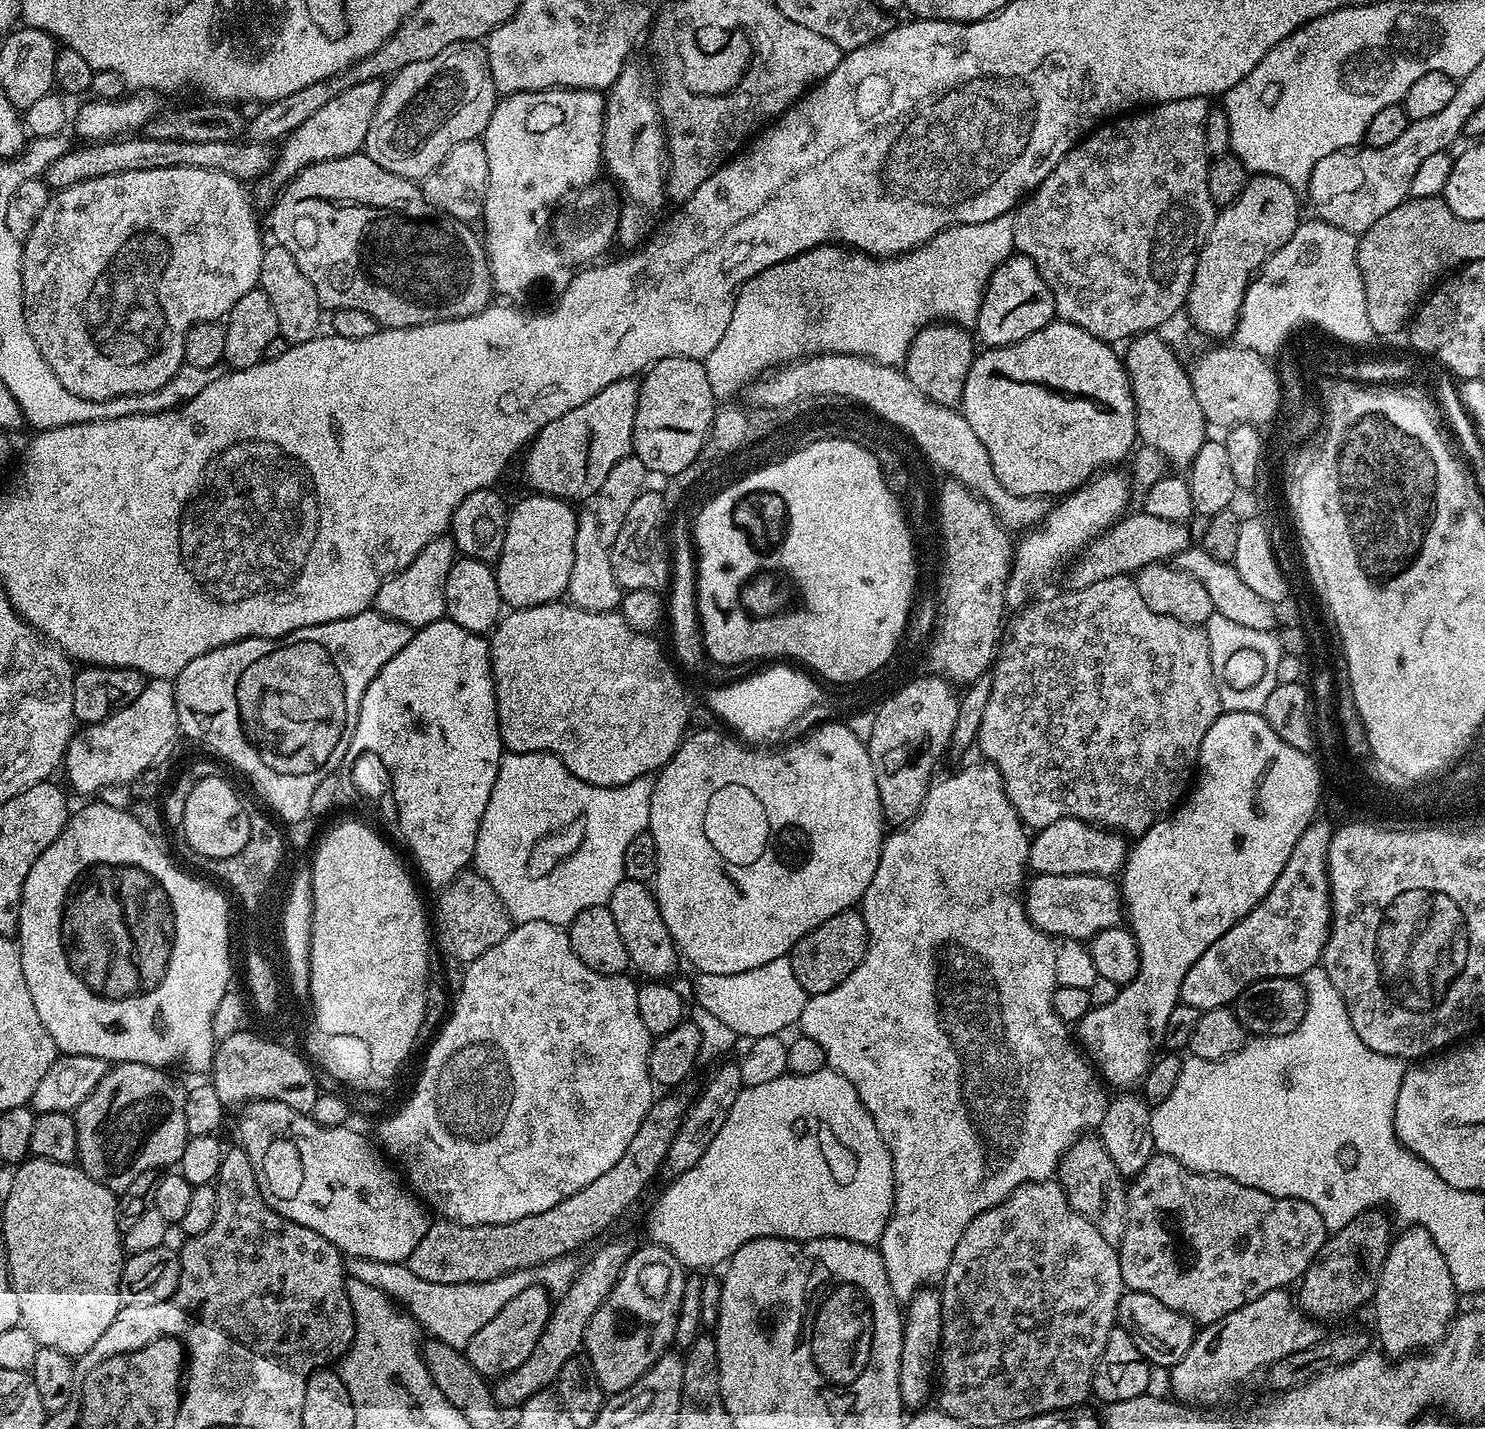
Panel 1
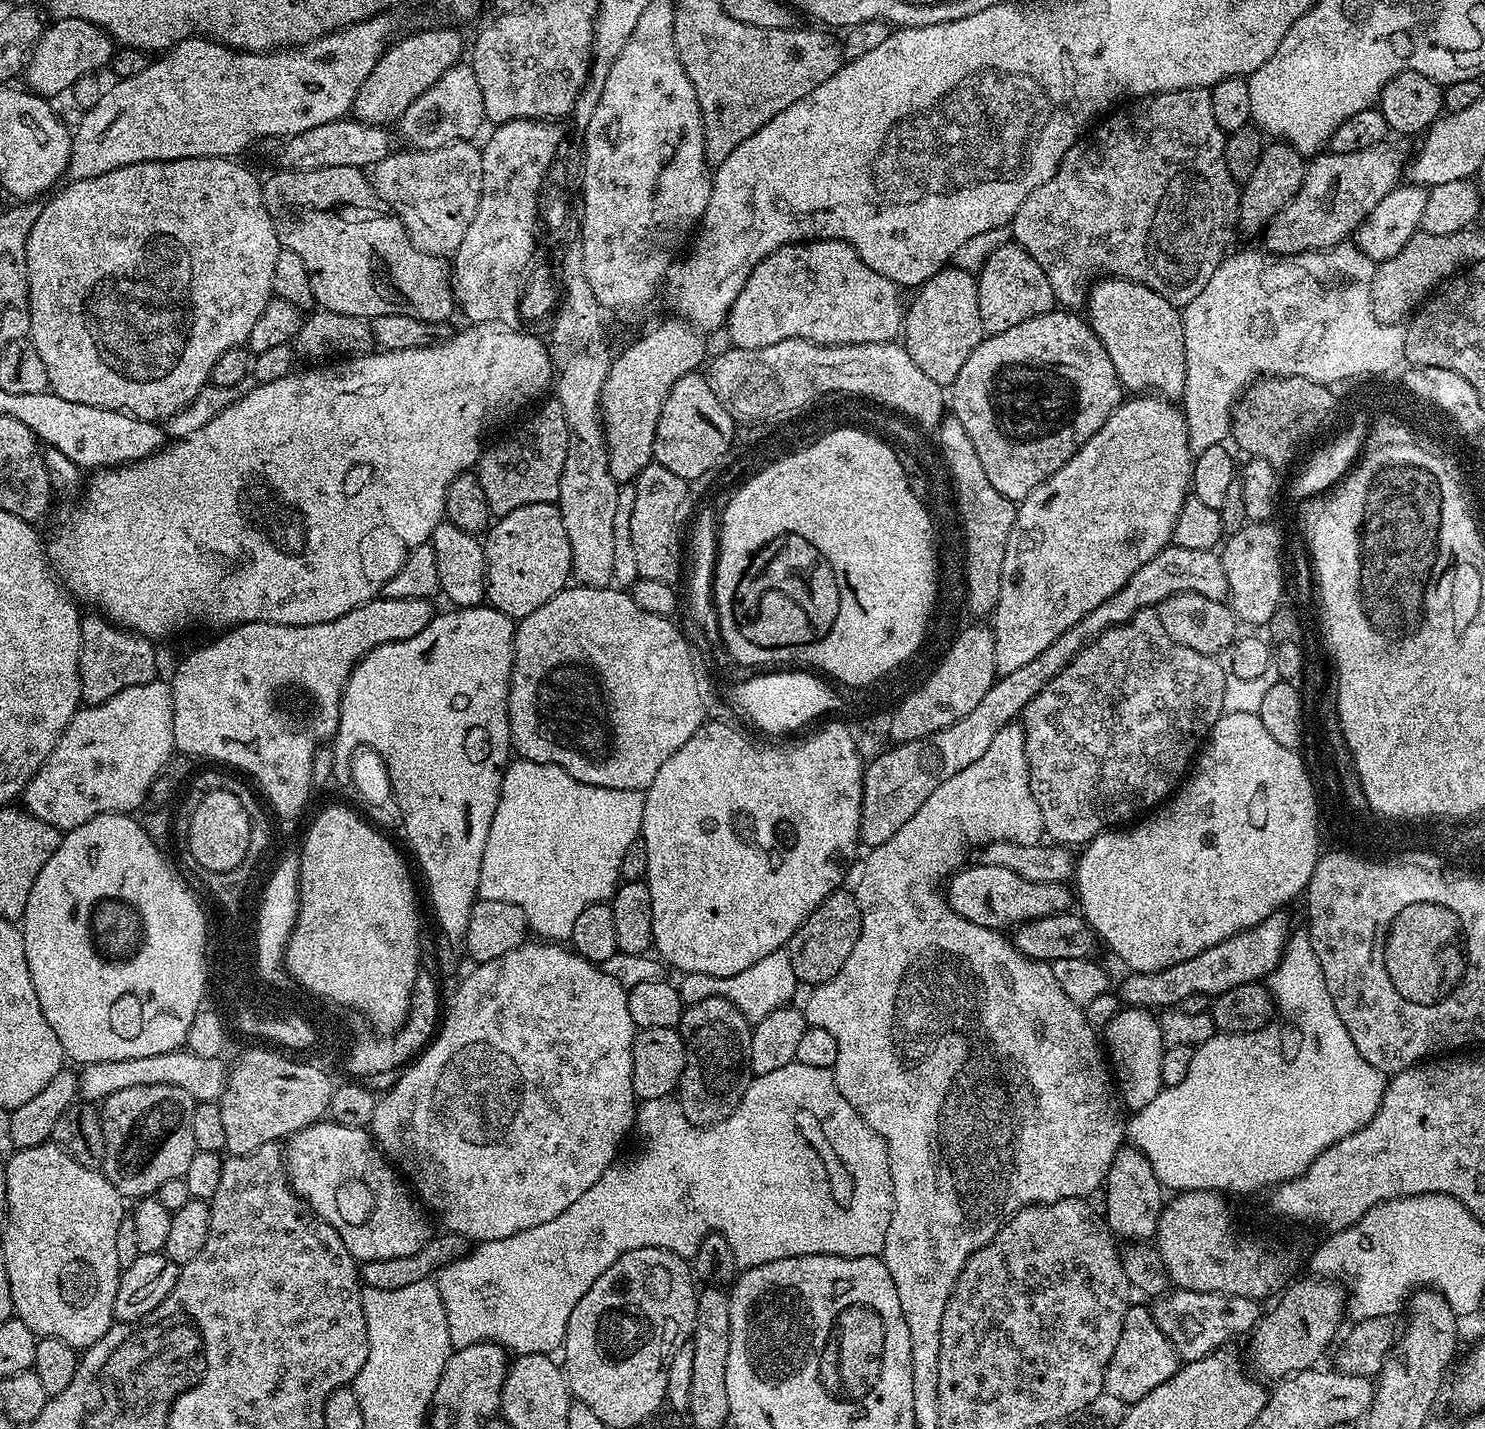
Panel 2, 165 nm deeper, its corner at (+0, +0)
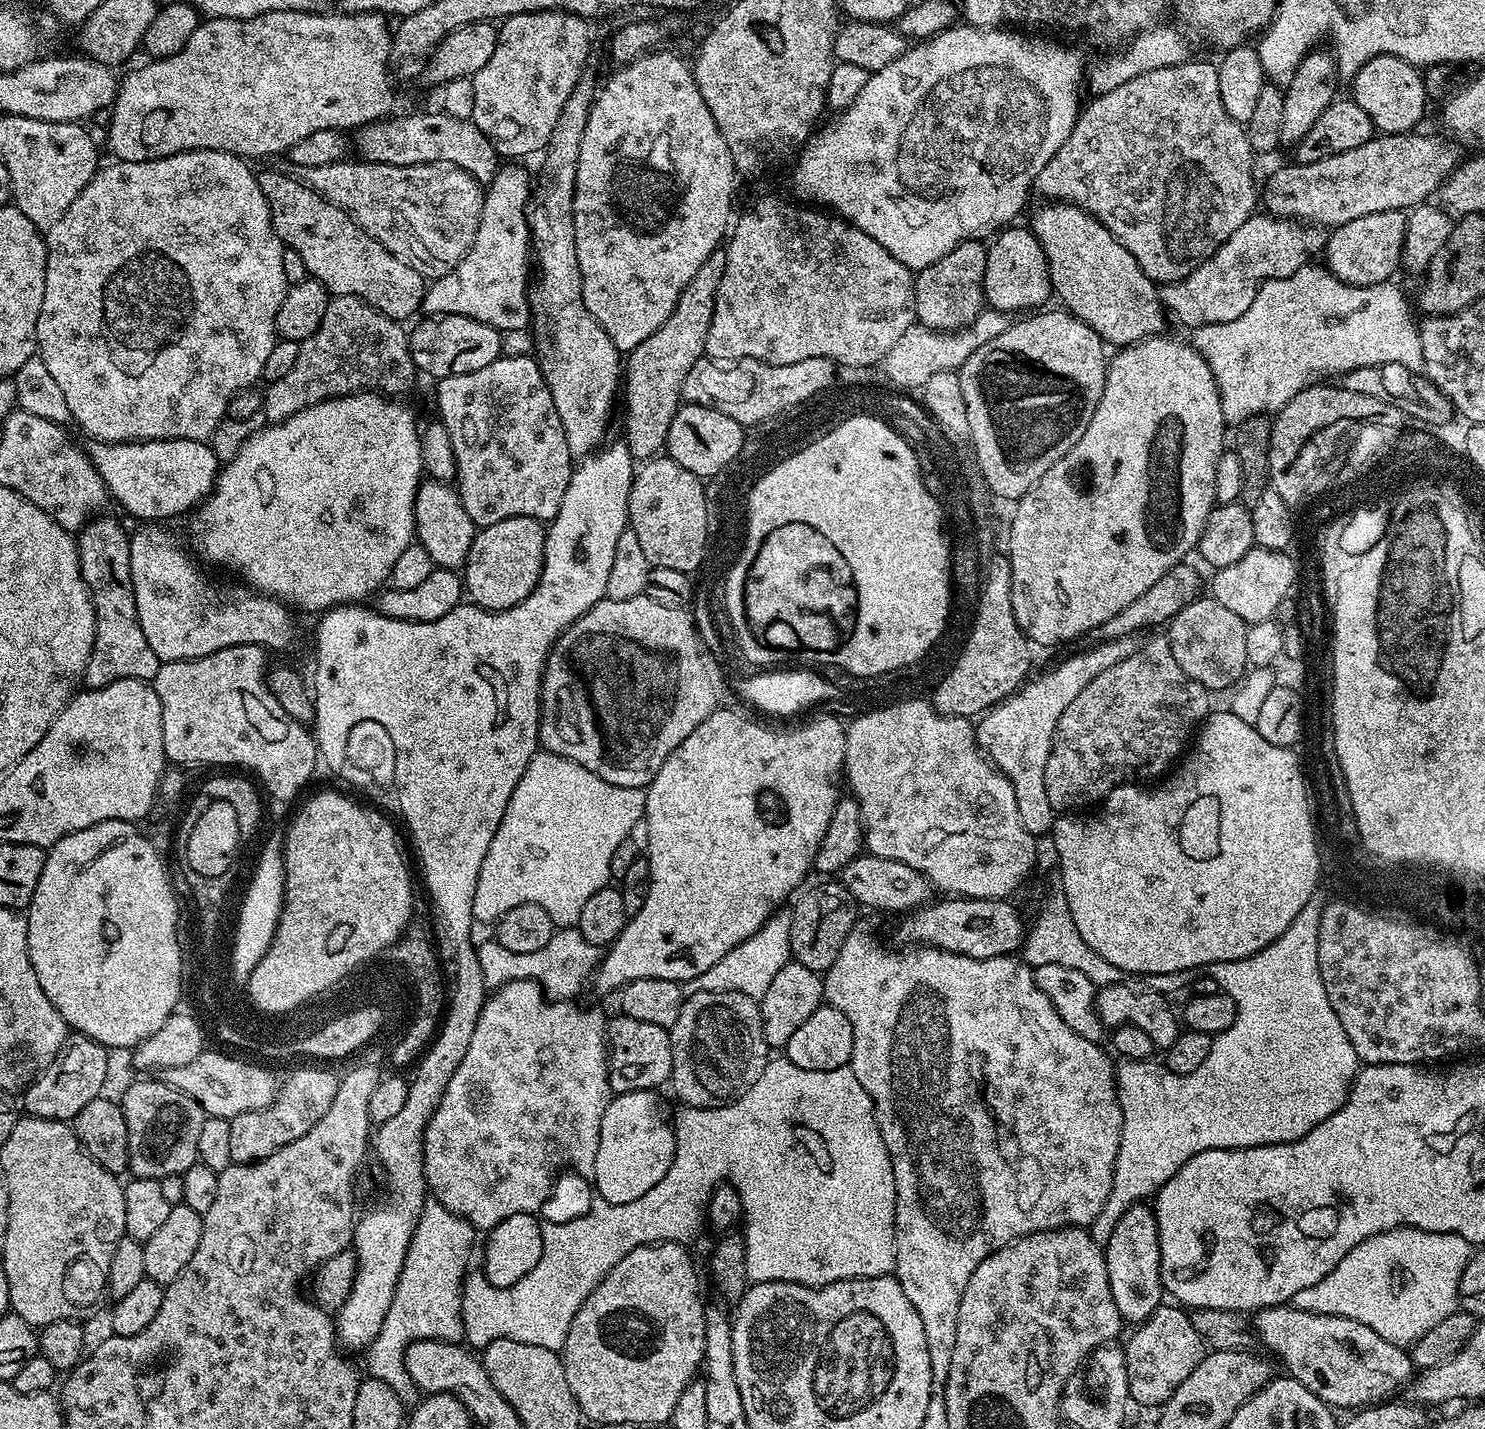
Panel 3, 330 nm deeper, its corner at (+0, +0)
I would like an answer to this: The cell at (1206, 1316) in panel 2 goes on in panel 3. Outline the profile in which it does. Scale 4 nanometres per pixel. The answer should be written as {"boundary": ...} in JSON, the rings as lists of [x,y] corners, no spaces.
{"boundary":[[[1279,1304],[1273,1308],[1261,1308],[1254,1316],[1255,1335],[1264,1342],[1265,1346],[1277,1352],[1288,1363],[1287,1375],[1297,1380],[1310,1394],[1317,1396],[1323,1404],[1333,1409],[1348,1408],[1359,1410],[1365,1406],[1381,1403],[1391,1392],[1405,1387],[1414,1375],[1412,1357],[1399,1344],[1386,1342],[1382,1334],[1374,1334],[1370,1326],[1362,1326],[1354,1318],[1342,1318],[1330,1314],[1318,1314],[1298,1310],[1288,1304]]]}

